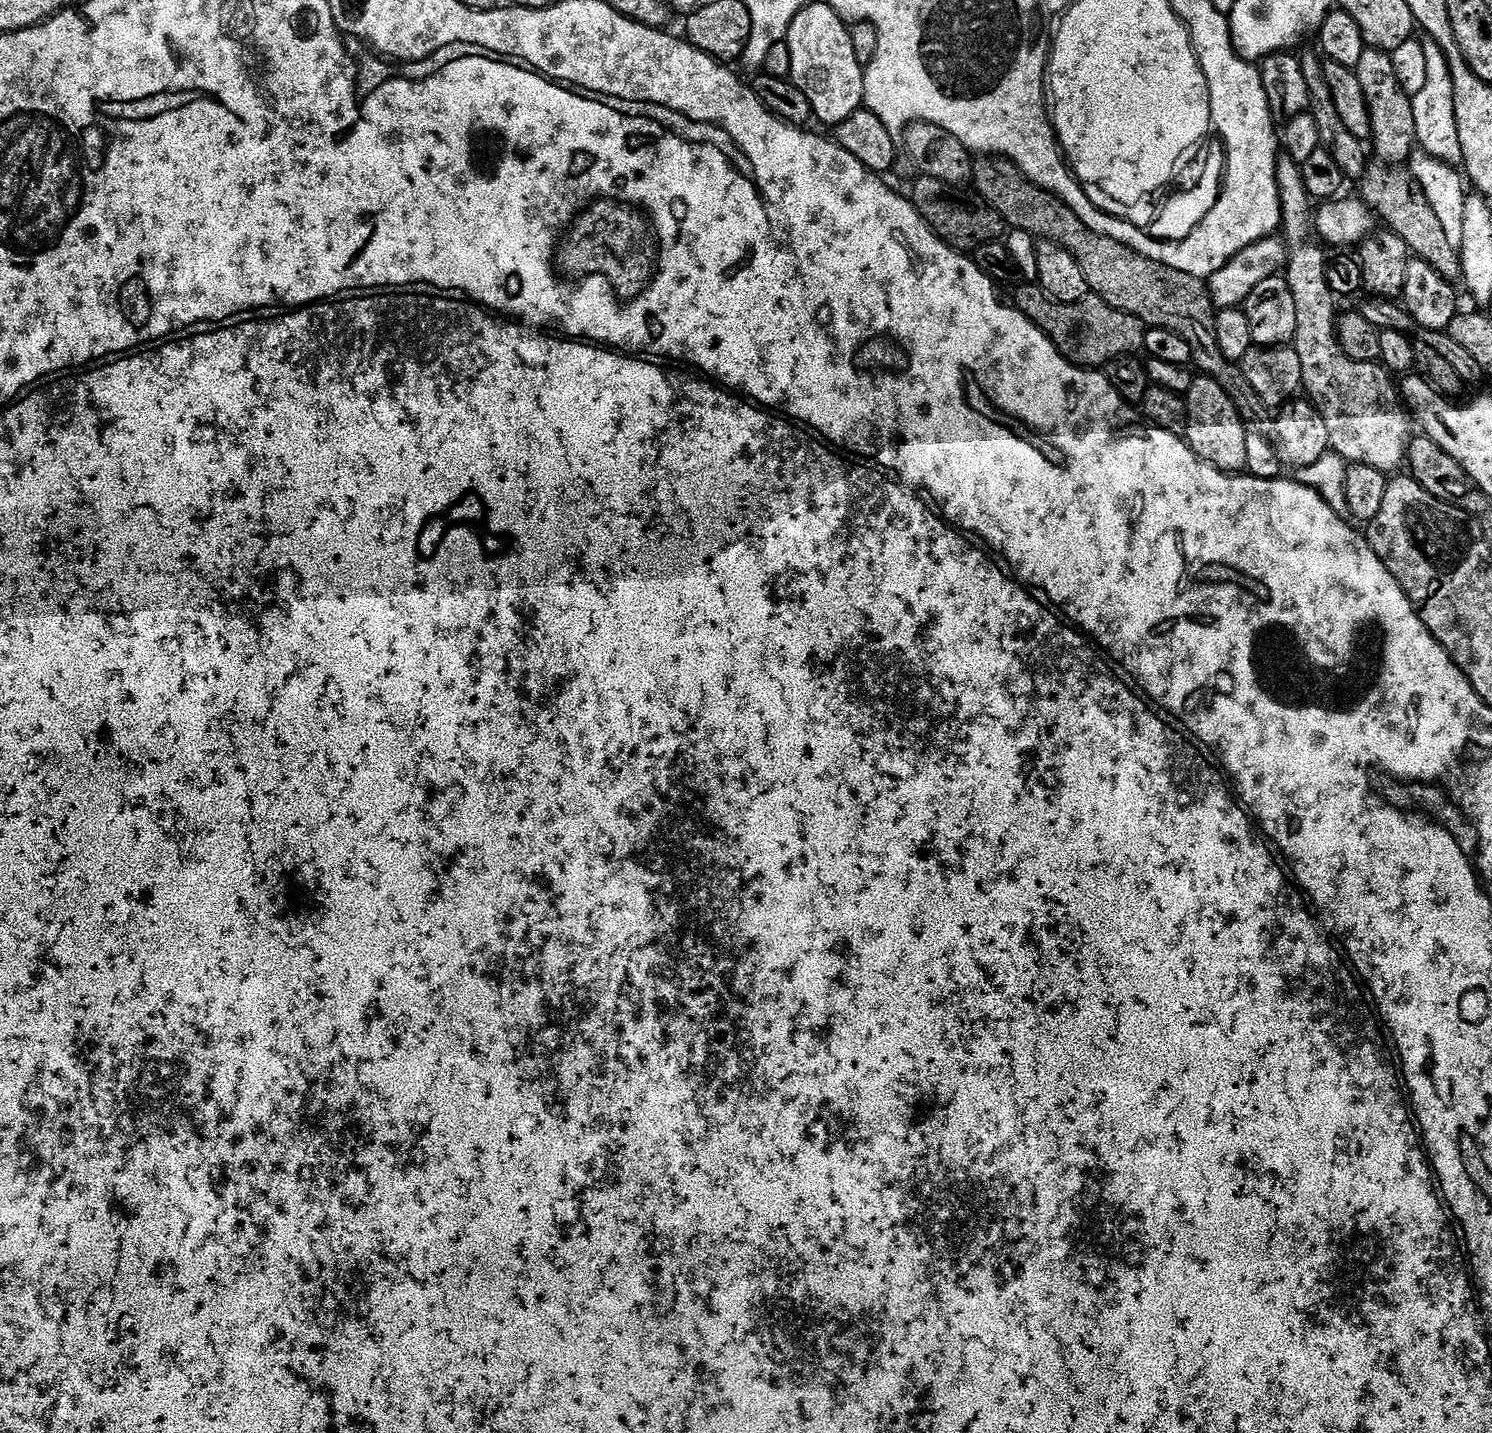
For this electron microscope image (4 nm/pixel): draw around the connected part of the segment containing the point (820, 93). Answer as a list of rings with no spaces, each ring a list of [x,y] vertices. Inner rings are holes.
[[[810,2],[790,22],[786,43],[790,50],[793,84],[806,94],[812,115],[824,124],[835,126],[850,118],[864,104],[864,69],[850,42],[850,27],[844,17],[827,2]]]

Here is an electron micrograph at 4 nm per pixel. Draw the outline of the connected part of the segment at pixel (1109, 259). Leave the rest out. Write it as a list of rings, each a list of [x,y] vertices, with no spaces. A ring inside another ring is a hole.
[[[1002,156],[977,159],[972,165],[971,183],[976,184],[975,195],[998,210],[1009,229],[1026,230],[1026,234],[1035,236],[1037,241],[1049,240],[1065,248],[1074,262],[1082,266],[1089,289],[1107,304],[1138,317],[1148,328],[1165,328],[1186,338],[1186,342],[1190,342],[1195,371],[1214,378],[1214,382],[1218,382],[1218,386],[1230,394],[1241,420],[1250,426],[1251,431],[1275,441],[1276,418],[1273,409],[1258,398],[1254,386],[1250,386],[1246,379],[1243,367],[1237,361],[1226,358],[1218,347],[1215,330],[1218,309],[1203,279],[1171,269],[1162,262],[1152,261],[1130,246],[1090,230],[1086,222],[1082,222],[1082,218],[1070,210],[1065,200],[1060,200],[1052,192],[1026,179],[1018,165]]]

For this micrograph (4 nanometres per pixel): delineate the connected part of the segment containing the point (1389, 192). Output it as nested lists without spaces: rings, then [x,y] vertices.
[[[1383,162],[1369,163],[1358,181],[1358,187],[1359,199],[1363,200],[1383,223],[1385,220],[1388,223],[1385,225],[1391,231],[1399,234],[1402,242],[1408,244],[1409,253],[1415,259],[1430,262],[1430,266],[1434,266],[1434,270],[1438,270],[1442,278],[1453,282],[1461,279],[1460,250],[1450,246],[1444,227],[1438,223],[1438,214],[1434,214],[1434,209],[1426,198],[1426,190],[1418,186],[1418,178],[1414,178],[1414,174],[1409,172],[1407,167]]]

